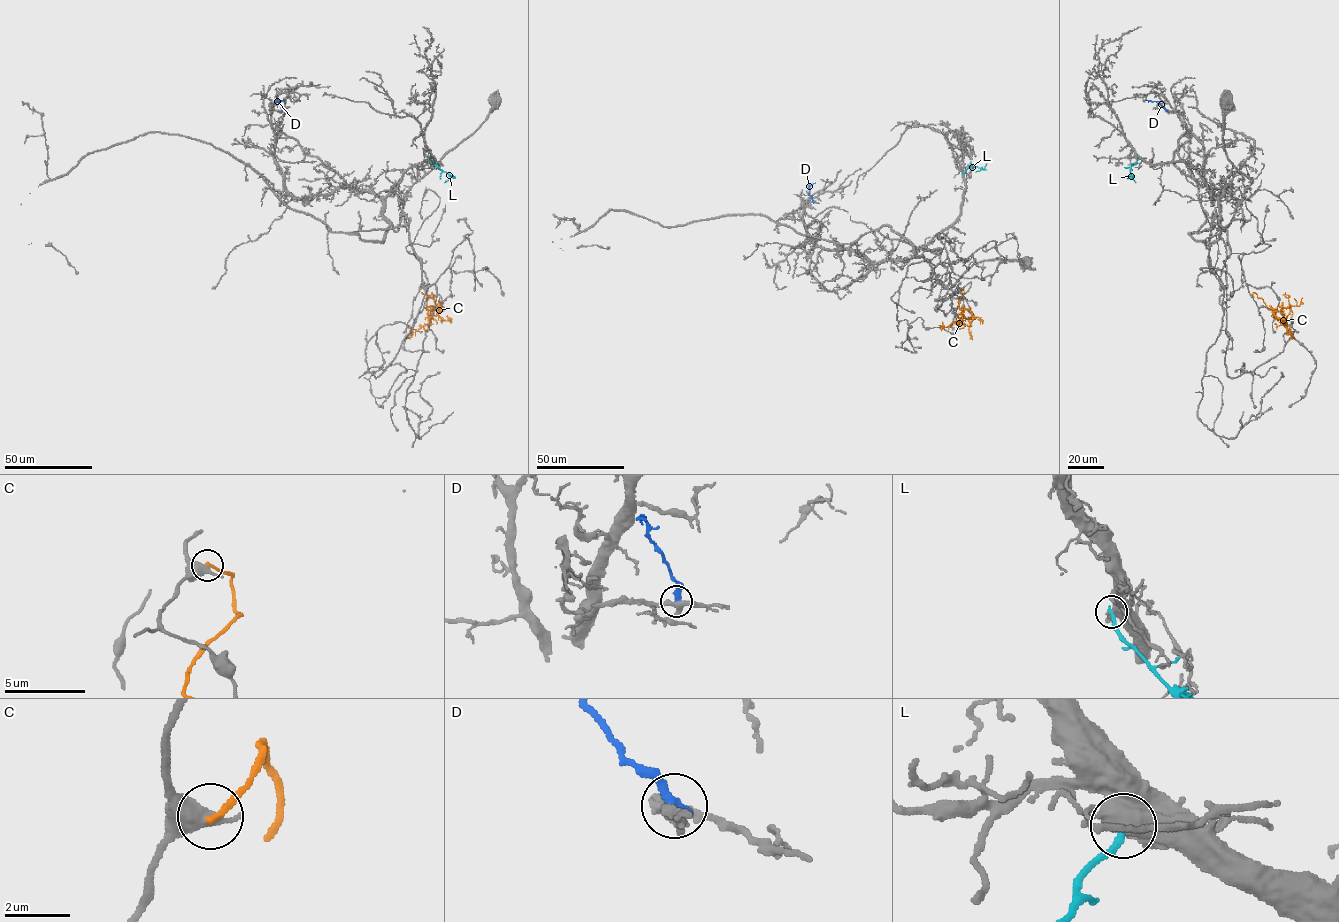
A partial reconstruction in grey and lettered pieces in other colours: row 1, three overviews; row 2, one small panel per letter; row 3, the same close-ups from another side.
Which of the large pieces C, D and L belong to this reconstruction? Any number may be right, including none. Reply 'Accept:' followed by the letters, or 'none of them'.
Accept: none of them

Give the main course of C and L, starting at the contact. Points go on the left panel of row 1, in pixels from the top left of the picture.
C: (429, 296), (432, 292), (432, 296), (427, 300), (427, 309), (441, 310), (433, 299), (421, 292)
L: (430, 159), (451, 178), (444, 183)

